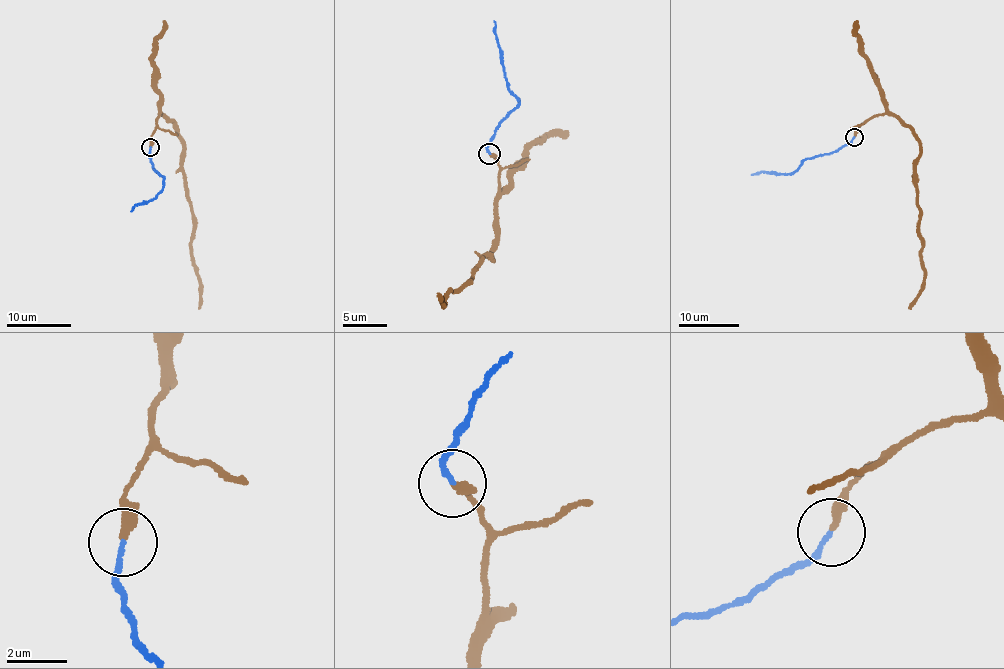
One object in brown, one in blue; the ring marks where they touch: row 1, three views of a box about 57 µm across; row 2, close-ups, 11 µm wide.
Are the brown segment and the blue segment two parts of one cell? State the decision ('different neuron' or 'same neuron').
same neuron

